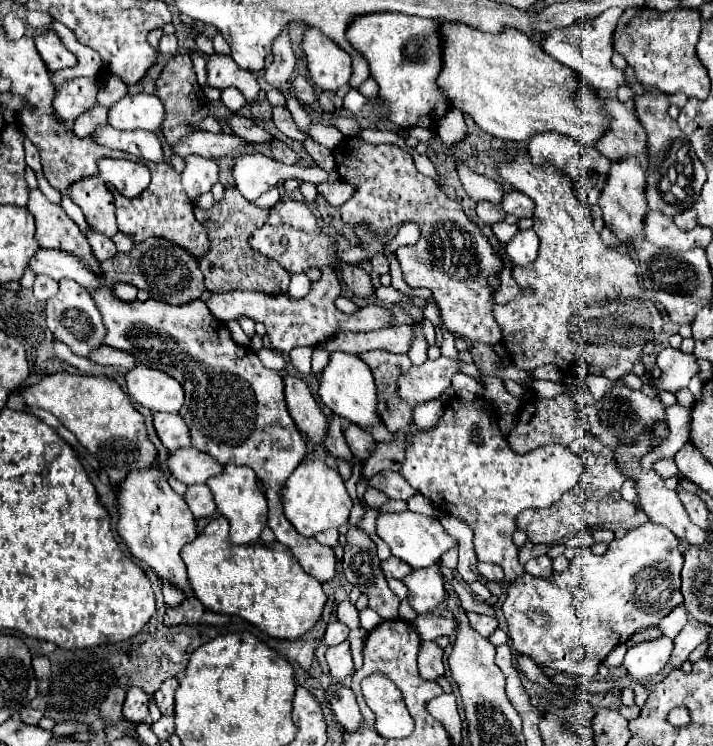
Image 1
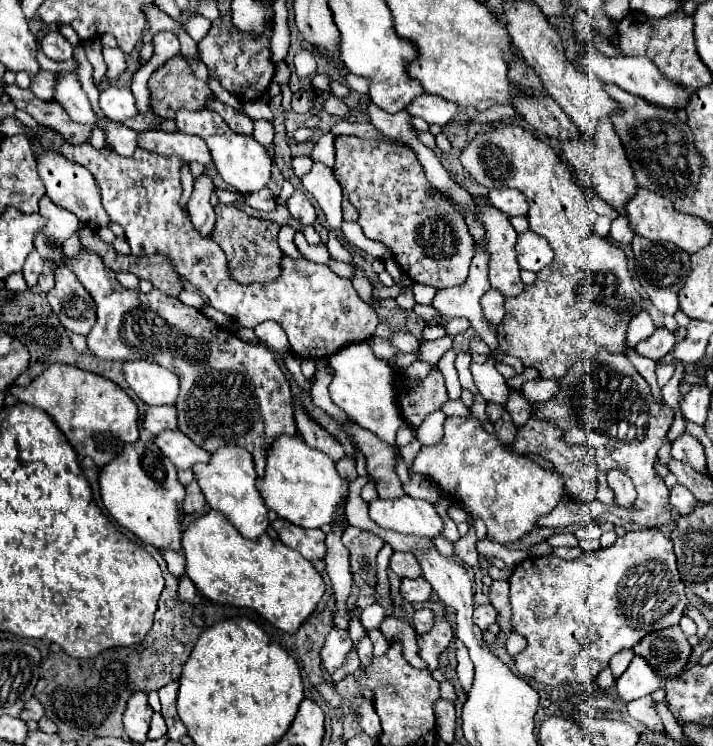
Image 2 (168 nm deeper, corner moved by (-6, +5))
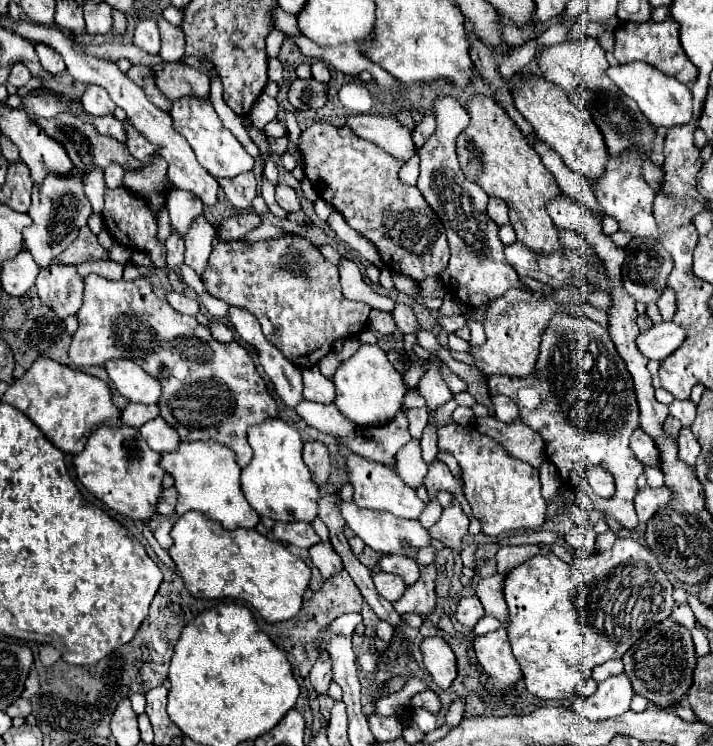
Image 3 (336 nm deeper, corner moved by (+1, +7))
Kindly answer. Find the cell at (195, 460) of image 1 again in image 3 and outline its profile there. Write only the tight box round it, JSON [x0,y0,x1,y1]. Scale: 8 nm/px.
[139,416,179,452]

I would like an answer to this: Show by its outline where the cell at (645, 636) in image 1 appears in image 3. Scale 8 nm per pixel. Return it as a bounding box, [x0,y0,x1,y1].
[623,618,697,710]

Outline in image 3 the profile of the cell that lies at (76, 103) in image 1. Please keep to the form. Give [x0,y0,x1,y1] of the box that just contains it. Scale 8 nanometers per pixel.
[7,62,31,88]

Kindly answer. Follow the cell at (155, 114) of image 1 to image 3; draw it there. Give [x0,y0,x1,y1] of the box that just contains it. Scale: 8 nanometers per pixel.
[81,86,117,116]

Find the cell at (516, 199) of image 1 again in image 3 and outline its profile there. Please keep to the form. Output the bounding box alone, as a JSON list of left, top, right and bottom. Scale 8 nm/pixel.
[487,198,509,226]

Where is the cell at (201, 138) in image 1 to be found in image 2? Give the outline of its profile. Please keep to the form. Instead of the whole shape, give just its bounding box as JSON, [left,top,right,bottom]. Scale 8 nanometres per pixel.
[138,132,212,164]

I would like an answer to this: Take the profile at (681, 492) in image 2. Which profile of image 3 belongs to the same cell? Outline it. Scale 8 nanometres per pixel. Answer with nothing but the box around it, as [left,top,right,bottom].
[635,486,671,524]

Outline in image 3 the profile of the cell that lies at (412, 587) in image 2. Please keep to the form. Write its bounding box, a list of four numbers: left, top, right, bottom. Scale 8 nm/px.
[371,570,405,602]

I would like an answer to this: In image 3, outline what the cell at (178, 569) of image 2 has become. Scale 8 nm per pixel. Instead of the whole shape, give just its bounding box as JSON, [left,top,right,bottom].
[153,518,173,550]

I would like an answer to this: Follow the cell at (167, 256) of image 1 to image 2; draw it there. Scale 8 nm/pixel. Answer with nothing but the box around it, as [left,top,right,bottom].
[80,226,182,296]

